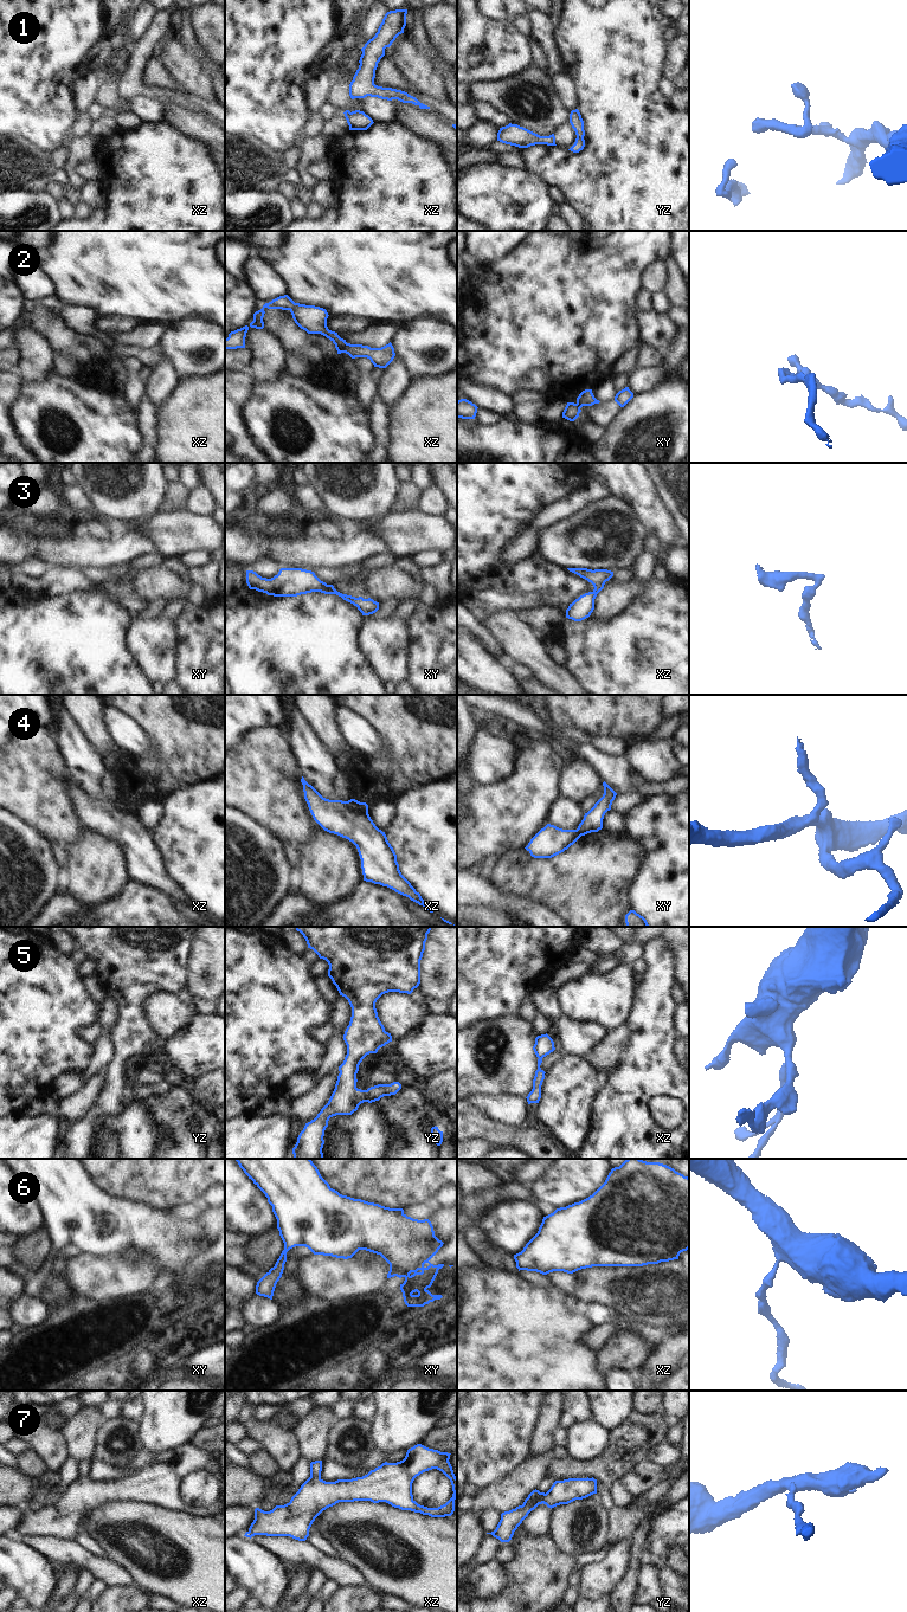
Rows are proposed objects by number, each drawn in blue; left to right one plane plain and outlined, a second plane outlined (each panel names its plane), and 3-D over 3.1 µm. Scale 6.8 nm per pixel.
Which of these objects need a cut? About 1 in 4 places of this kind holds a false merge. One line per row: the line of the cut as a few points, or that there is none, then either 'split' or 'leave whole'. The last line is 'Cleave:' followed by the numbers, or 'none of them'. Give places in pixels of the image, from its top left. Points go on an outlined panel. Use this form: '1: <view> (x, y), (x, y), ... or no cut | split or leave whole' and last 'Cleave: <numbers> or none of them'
1: no cut | leave whole
2: xz (346, 342), (342, 352) | split
3: no cut | leave whole
4: xz (345, 801), (354, 811), (367, 813) | split
5: no cut | leave whole
6: no cut | leave whole
7: no cut | leave whole
Cleave: 2, 4

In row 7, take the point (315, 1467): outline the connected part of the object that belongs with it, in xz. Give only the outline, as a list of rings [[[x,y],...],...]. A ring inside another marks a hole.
[[[417,1444],[409,1449],[403,1461],[382,1463],[362,1477],[326,1482],[321,1478],[322,1461],[310,1463],[310,1477],[284,1505],[270,1511],[255,1509],[255,1520],[244,1536],[290,1536],[305,1541],[315,1518],[339,1502],[386,1502],[401,1510],[431,1517],[451,1516],[457,1497],[457,1477],[449,1462],[450,1455]],[[437,1469],[451,1482],[452,1497],[438,1508],[427,1508],[413,1500],[412,1483],[420,1474]]]

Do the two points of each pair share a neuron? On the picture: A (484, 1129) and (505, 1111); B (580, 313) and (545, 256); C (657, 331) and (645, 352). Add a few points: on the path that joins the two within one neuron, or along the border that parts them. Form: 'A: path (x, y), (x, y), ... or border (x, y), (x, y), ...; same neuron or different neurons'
A: border (470, 1106), (474, 1106), (493, 1121), (519, 1128); different neurons
B: path (566, 298), (545, 277), (545, 270); same neuron
C: border (642, 343), (655, 348), (662, 355); different neurons

